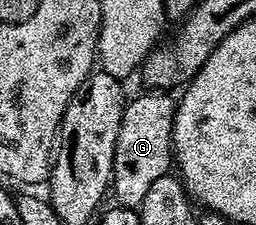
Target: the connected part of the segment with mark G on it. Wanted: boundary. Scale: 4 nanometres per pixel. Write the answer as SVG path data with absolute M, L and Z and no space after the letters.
M144 91L141 97L136 97L127 102L124 106L124 114L120 120L118 127L118 135L116 136L116 146L114 147L114 163L112 164L112 179L110 182L111 196L116 196L115 204L125 209L136 209L142 203L142 199L146 199L146 191L150 191L150 187L154 183L154 179L165 176L170 169L170 126L172 123L172 114L174 112L174 97L168 91Z

